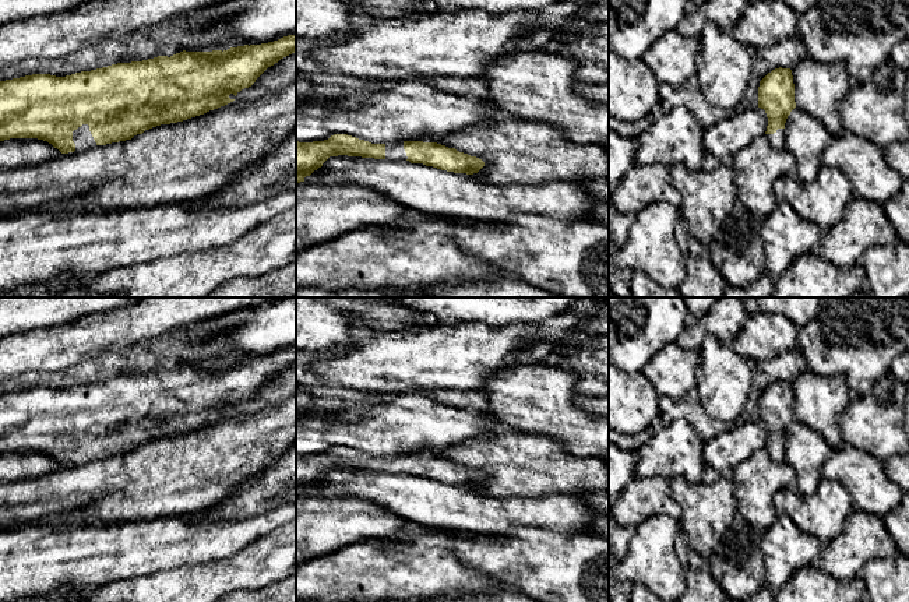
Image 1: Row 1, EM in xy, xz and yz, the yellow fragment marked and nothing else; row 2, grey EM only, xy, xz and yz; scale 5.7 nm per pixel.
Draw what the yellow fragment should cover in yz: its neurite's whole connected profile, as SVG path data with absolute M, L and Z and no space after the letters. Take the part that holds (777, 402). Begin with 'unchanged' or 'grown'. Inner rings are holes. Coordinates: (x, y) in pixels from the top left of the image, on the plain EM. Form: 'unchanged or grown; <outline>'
grown; M775 381L760 394L758 420L764 422L768 430L765 448L769 457L775 462L785 461L785 436L796 420L790 381Z

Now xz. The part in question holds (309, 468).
grown; M334 447L324 454L296 454L296 496L304 494L330 469L348 468L388 473L409 473L454 486L478 486L485 475L476 469L433 454L371 457L348 447Z

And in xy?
grown; M296 348L228 363L180 365L170 370L81 384L66 390L32 387L0 394L0 454L38 451L61 467L131 453L161 437L183 434L225 419L281 372L296 365Z

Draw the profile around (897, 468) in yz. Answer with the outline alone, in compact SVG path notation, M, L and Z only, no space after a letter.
M909 451L903 455L894 455L885 462L885 473L905 493L909 493Z

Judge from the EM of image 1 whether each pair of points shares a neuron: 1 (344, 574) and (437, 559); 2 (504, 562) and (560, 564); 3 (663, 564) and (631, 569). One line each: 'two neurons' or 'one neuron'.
1: one neuron
2: one neuron
3: one neuron

